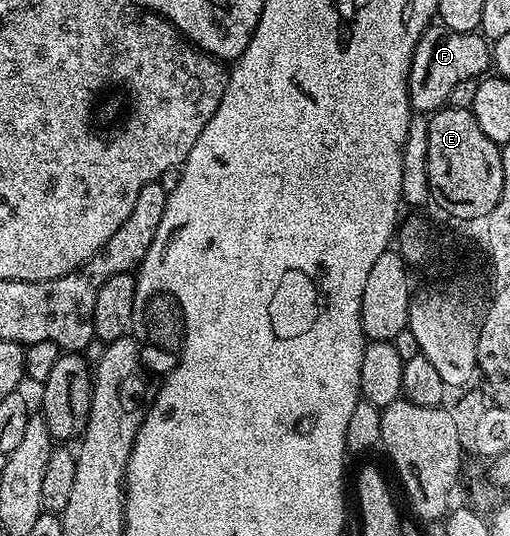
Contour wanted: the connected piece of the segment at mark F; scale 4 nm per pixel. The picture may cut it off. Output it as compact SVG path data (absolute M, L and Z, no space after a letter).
M438 22L432 23L421 34L409 66L407 93L412 109L419 114L439 111L448 103L451 88L465 79L482 77L491 67L491 48L479 32L451 32Z

